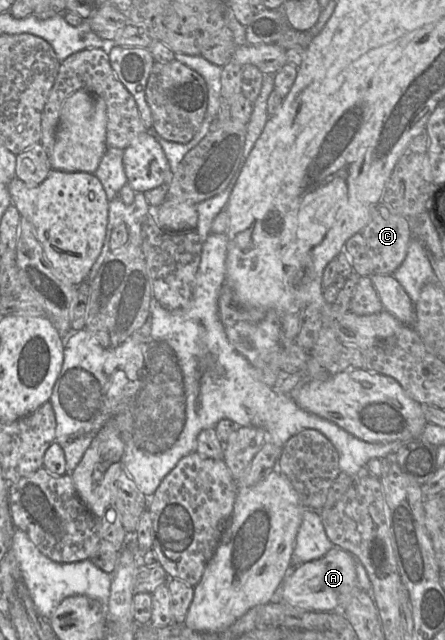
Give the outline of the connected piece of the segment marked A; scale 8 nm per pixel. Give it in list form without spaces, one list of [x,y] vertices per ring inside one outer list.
[[[334,546],[324,557],[292,567],[279,587],[282,601],[306,611],[341,611],[357,587],[356,562],[352,554]]]

